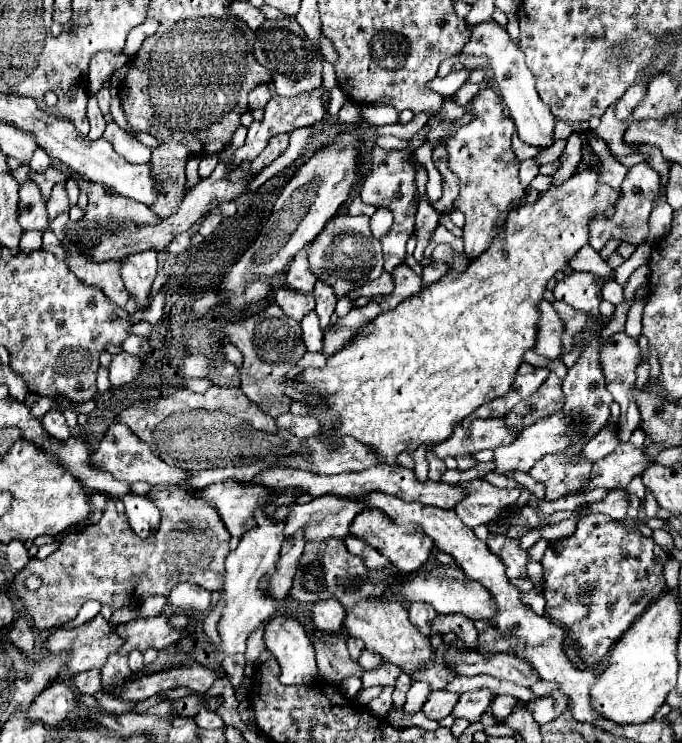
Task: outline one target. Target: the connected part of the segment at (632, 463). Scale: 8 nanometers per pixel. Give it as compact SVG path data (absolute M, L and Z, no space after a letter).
M631 443L619 445L611 455L593 463L589 485L575 493L587 493L597 487L607 489L607 491L625 489L629 481L635 475L643 473L643 469L647 467L647 457L643 451L645 451L643 447L633 447Z

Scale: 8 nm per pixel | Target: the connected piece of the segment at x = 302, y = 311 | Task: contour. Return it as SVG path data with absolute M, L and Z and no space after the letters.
M287 289L275 291L275 303L295 321L301 321L309 311L315 309L315 299L311 297L311 293L299 297L299 293L287 293Z

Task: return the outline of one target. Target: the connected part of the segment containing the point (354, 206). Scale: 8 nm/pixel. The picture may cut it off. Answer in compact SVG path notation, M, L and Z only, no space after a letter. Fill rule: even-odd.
M355 197L353 203L349 205L349 213L351 213L351 215L367 215L367 217L371 217L375 211L377 211L377 207L363 203L361 197Z

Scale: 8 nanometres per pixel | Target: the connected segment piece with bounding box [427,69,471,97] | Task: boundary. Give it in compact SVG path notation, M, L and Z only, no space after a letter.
M461 69L461 71L451 71L447 77L435 77L435 79L431 79L431 83L429 83L429 87L427 89L431 89L431 91L435 91L435 93L439 93L441 97L451 97L451 95L455 95L455 91L463 85L463 81L467 79L467 75L469 75L471 71L469 69Z

